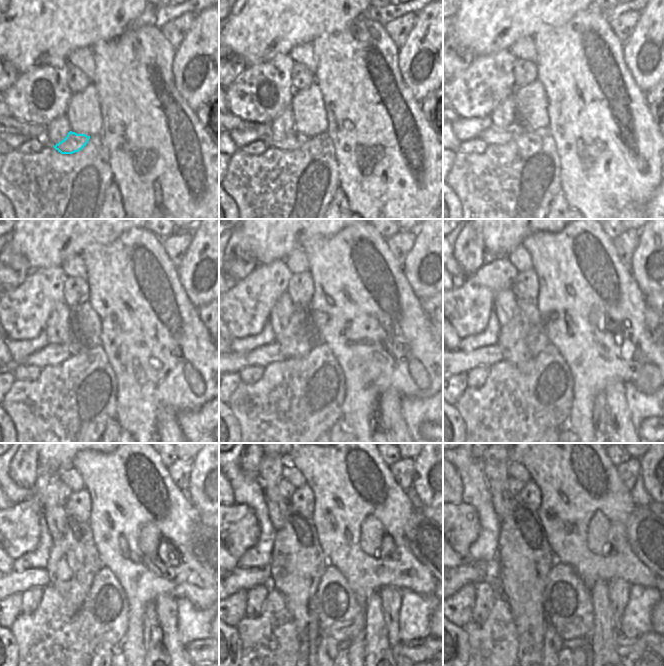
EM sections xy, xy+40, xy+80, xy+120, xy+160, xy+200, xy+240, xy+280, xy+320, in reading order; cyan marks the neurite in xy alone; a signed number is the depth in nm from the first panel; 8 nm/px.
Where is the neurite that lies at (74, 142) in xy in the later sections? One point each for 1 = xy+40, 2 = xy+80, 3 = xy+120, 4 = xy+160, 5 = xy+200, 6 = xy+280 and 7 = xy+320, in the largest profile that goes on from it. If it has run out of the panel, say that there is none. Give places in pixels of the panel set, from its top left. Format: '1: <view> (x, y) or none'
1: xy+40 (294, 140)
2: xy+80 (493, 135)
3: xy+120 (52, 354)
4: xy+160 (263, 356)
5: xy+200 (487, 355)
6: xy+280 (239, 578)
7: xy+320 (465, 573)

